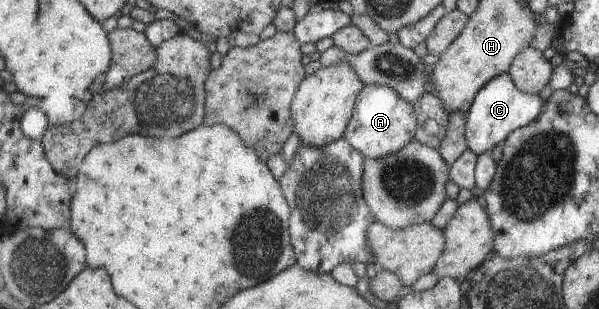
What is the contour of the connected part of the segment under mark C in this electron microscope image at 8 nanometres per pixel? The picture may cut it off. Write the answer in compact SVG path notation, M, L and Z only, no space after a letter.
M508 72L496 75L485 83L475 95L470 109L466 111L464 123L464 136L466 147L476 156L488 152L501 141L506 135L533 121L541 111L541 99L539 94L519 91L514 80Z

